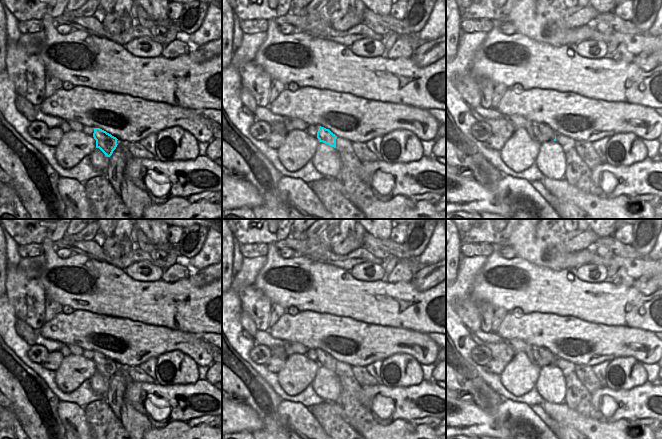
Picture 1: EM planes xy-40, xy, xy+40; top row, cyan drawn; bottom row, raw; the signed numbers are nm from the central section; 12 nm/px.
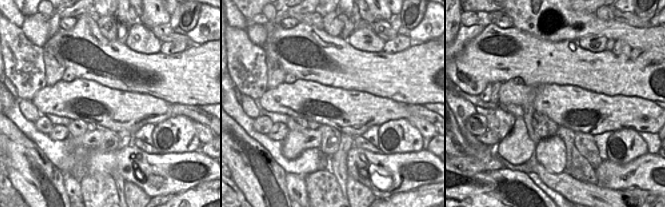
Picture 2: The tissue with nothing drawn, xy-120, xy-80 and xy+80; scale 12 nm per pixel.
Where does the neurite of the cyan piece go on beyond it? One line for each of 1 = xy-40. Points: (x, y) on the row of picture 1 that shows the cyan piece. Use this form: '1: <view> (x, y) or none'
1: none

